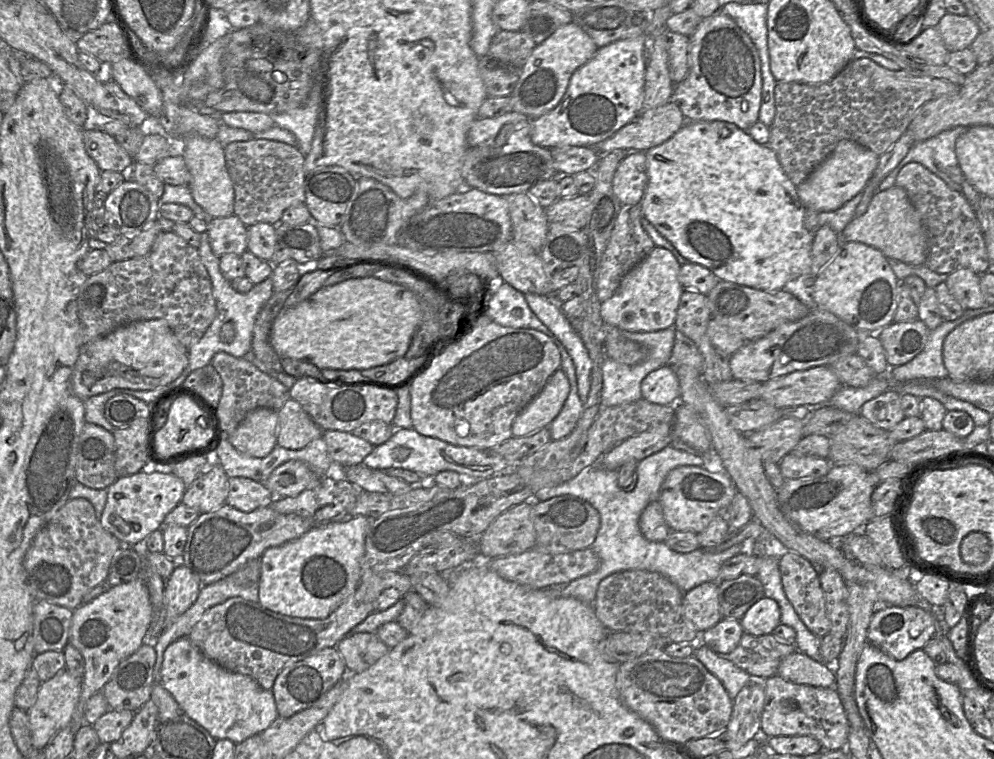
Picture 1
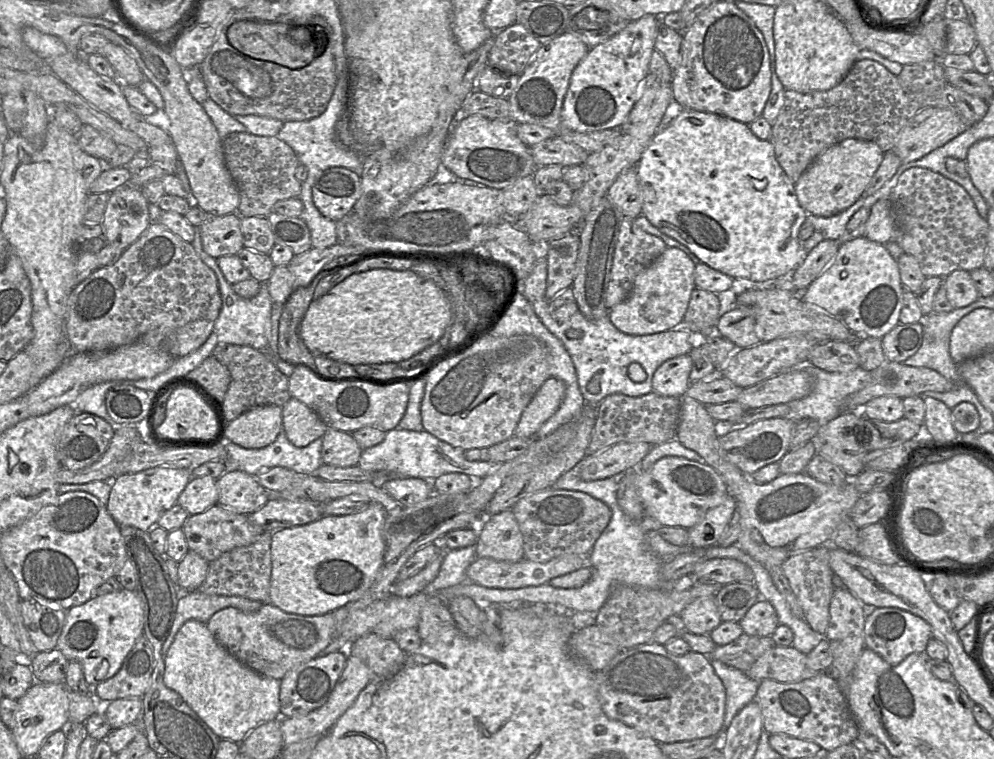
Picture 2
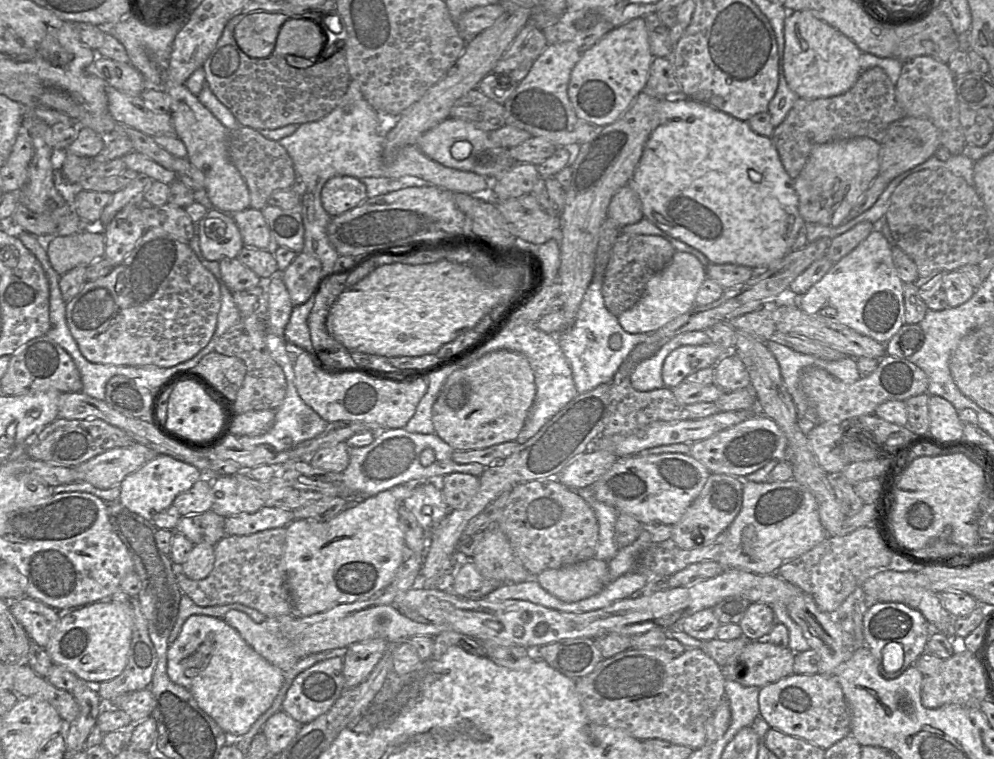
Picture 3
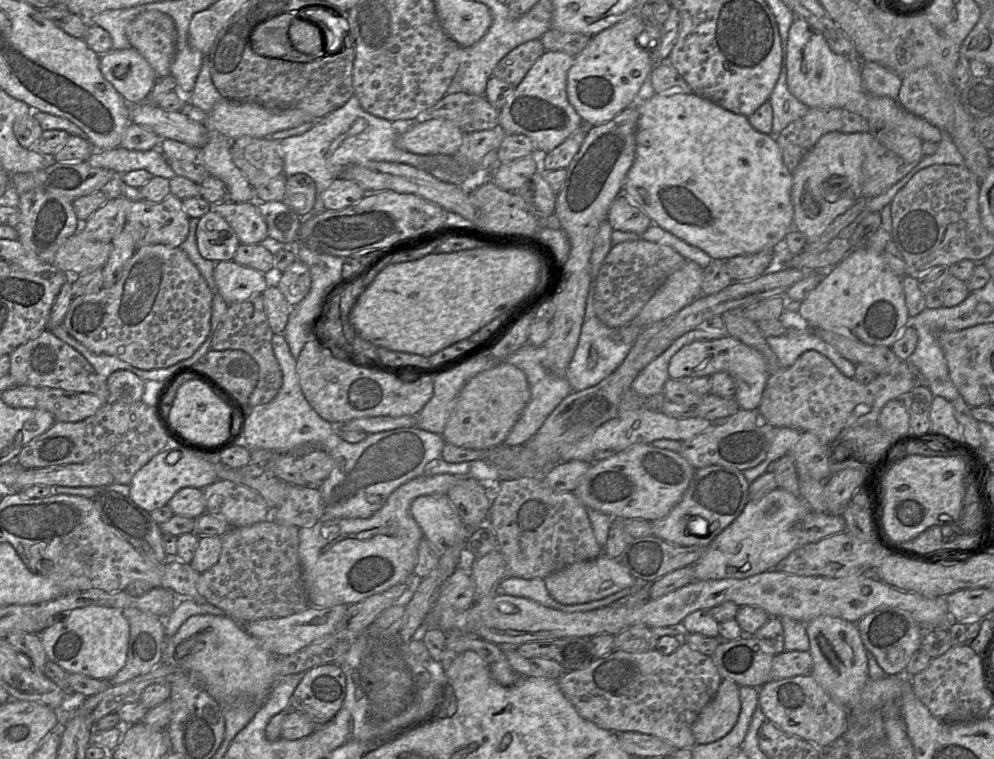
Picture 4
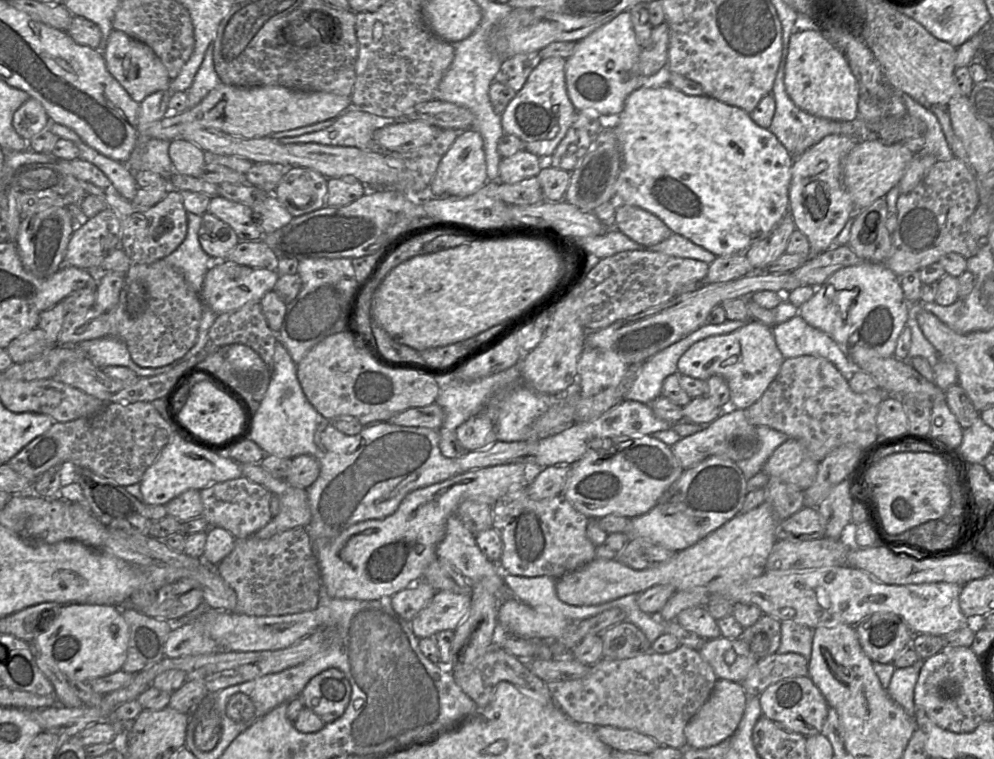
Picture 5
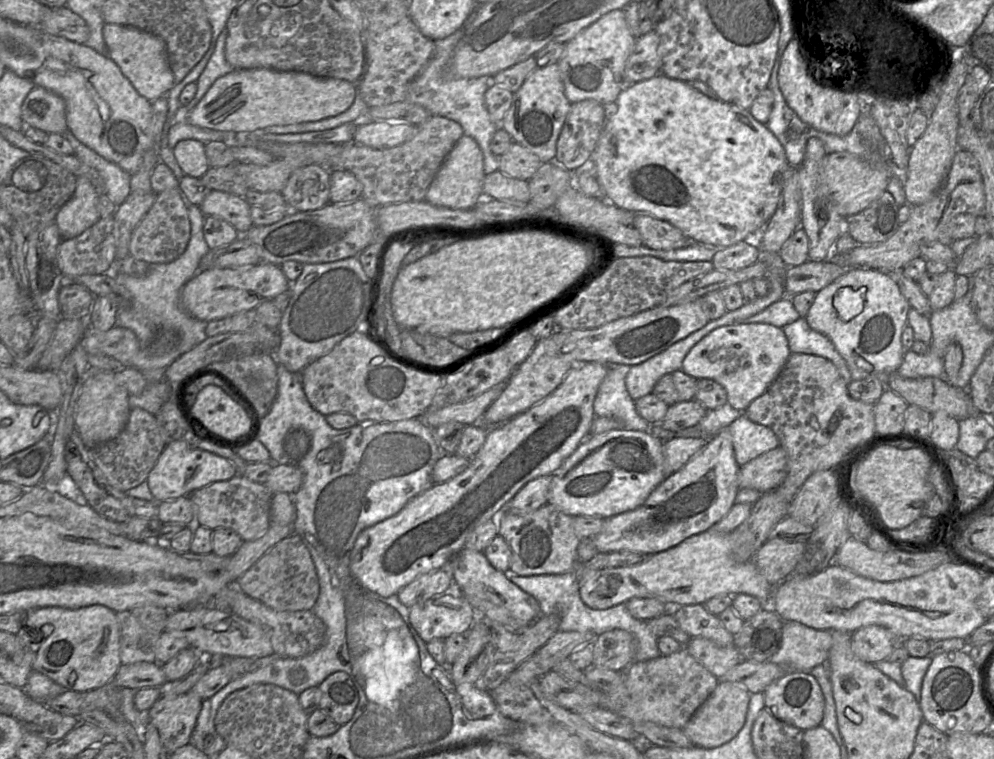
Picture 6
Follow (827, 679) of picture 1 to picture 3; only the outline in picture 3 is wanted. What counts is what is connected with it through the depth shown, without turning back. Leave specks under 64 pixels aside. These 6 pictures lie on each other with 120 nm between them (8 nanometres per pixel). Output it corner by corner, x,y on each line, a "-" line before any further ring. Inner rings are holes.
767,640
749,642
722,667
725,679
763,687
793,674
795,653

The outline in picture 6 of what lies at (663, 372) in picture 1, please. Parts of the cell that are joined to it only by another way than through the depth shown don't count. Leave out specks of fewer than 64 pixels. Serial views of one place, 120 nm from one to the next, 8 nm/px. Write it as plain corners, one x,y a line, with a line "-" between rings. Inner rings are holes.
766,323
734,324
719,327
703,337
688,352
681,370
699,380
712,379
727,392
727,402
744,412
775,381
791,352
782,328

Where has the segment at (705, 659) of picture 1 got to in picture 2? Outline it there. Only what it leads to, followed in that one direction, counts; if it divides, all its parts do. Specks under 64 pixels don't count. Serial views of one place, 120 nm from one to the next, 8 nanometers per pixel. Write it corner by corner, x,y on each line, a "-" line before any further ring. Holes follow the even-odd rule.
710,659
710,661
726,689
724,731
730,726
736,714
747,704
754,701
759,681
753,680
743,671
728,666
719,660

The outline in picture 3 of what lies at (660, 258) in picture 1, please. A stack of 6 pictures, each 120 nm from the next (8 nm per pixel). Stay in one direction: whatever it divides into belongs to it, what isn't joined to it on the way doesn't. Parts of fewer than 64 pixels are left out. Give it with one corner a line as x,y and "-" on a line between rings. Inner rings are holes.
676,251
666,267
648,281
641,299
617,320
628,333
654,333
695,306
696,295
706,278
706,268
695,256

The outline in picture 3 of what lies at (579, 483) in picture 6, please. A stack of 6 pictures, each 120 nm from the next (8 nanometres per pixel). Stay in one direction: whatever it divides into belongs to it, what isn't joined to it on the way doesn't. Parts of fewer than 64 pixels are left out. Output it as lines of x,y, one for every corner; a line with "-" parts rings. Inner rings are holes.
664,453
620,458
591,486
600,502
631,515
642,524
675,525
699,496
710,471
690,455

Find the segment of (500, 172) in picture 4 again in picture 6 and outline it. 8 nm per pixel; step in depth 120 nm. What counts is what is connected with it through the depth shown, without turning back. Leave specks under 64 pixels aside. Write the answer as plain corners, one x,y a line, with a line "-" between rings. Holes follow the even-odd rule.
513,142
499,157
499,170
516,179
529,180
540,167
541,161
534,153

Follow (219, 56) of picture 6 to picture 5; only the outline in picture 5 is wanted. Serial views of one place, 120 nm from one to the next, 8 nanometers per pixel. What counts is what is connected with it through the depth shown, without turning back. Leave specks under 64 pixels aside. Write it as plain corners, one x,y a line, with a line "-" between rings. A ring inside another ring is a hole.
214,42
206,50
204,59
187,90
187,107
196,106
212,89
222,83
218,77
213,62

